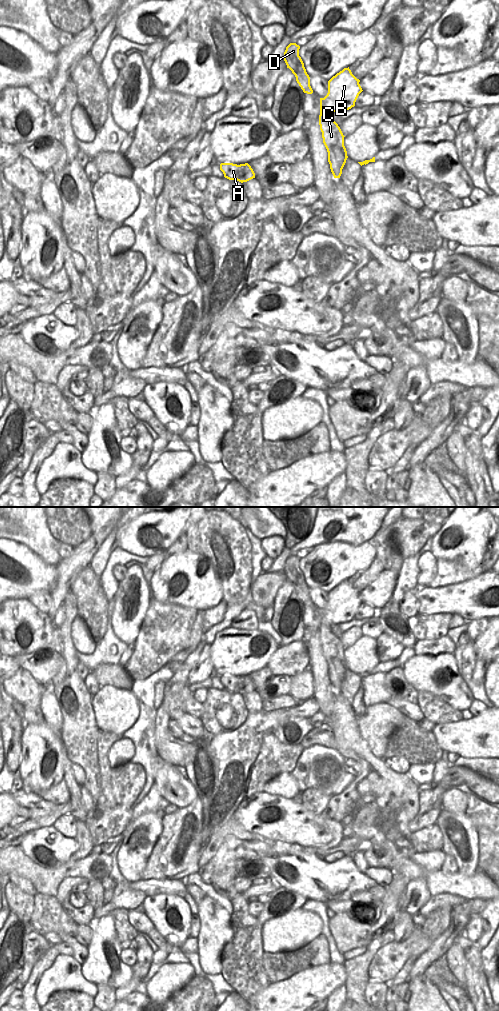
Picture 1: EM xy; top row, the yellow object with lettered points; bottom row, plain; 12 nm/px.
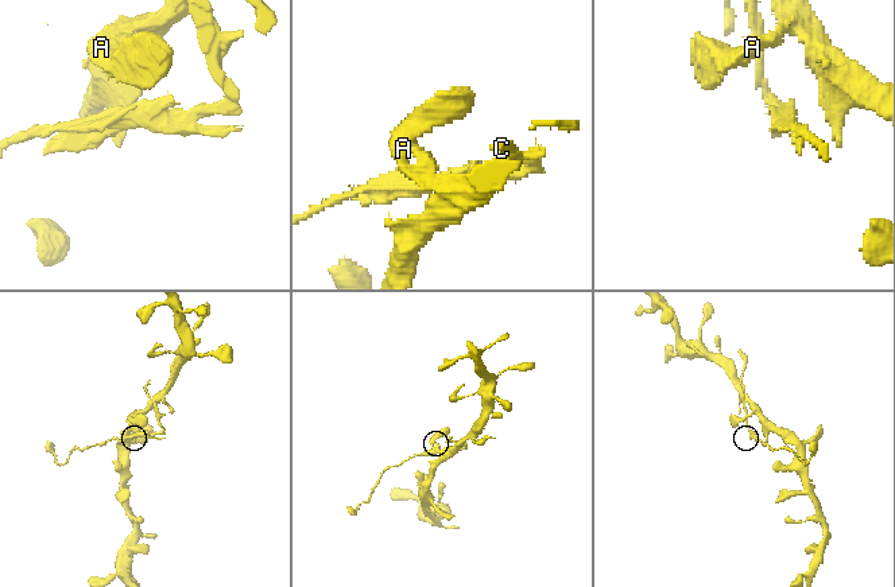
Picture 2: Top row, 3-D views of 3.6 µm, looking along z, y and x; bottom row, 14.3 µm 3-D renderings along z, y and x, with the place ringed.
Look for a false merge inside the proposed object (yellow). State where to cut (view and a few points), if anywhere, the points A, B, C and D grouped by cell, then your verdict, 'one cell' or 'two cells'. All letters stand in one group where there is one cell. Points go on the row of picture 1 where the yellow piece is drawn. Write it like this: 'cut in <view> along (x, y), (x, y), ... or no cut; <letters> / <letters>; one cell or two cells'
cut in xy along (322, 98), (325, 105), (332, 112); A B / C D; two cells

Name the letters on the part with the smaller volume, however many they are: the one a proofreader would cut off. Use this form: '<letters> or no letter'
C, D

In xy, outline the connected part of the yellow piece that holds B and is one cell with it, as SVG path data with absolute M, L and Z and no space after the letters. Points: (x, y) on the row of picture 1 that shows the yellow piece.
M344 68L328 81L328 93L323 98L326 107L333 113L349 110L355 106L363 91L357 79L348 68Z

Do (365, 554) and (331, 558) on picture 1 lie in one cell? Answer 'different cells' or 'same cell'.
same cell

